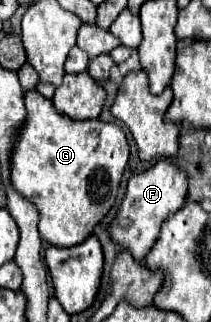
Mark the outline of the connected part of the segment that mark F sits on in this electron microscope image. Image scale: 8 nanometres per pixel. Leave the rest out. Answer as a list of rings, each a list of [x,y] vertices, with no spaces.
[[[162,159],[148,171],[132,175],[128,179],[128,189],[122,207],[118,209],[118,215],[110,225],[112,241],[118,243],[122,249],[128,249],[136,261],[142,261],[156,243],[160,227],[166,221],[166,217],[184,207],[186,195],[188,195],[188,173],[170,159]]]

